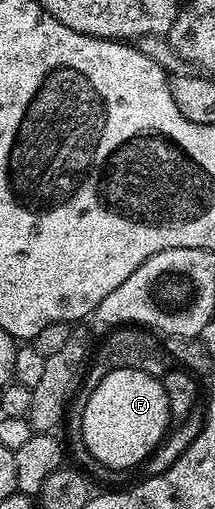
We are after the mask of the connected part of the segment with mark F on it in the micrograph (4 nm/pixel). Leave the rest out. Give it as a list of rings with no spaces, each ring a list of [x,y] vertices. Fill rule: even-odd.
[[[117,369],[98,381],[100,383],[92,389],[83,407],[83,443],[88,453],[103,467],[116,467],[119,471],[135,467],[162,441],[171,419],[169,401],[162,382],[156,376],[141,373],[137,369]]]

